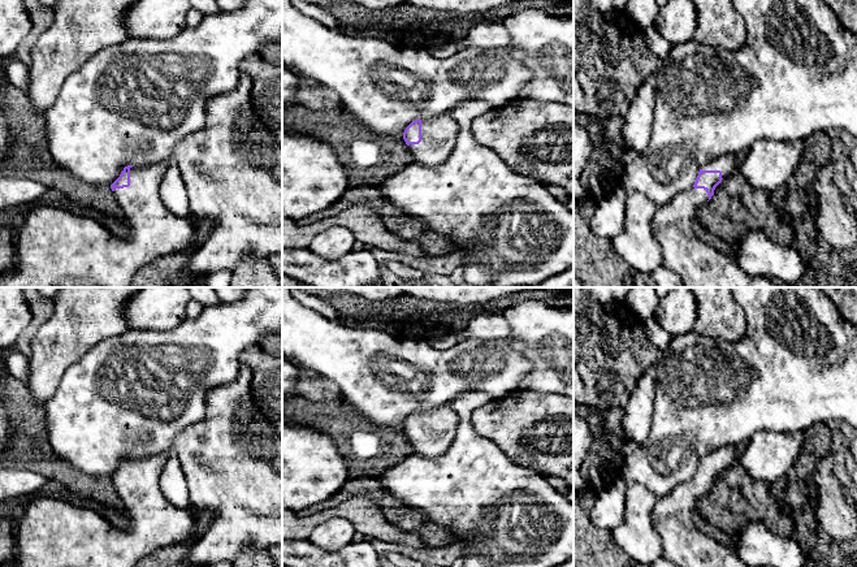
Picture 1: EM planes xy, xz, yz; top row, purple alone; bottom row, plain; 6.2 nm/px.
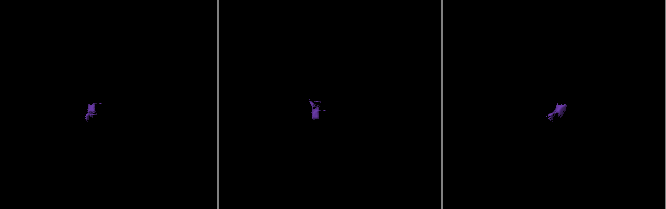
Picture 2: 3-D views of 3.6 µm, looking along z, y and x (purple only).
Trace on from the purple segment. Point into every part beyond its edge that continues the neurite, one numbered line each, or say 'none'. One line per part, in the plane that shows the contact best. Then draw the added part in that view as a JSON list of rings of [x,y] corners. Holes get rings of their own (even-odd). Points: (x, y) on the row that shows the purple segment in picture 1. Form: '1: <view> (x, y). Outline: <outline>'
1: xy (53, 247). Outline: [[[168,157],[144,166],[134,165],[130,168],[130,186],[114,189],[114,198],[129,226],[127,239],[114,237],[94,218],[72,213],[65,208],[30,207],[22,226],[14,231],[16,265],[0,274],[0,287],[131,287],[131,280],[142,267],[183,251],[196,250],[200,244],[195,239],[194,218],[177,216],[160,199],[161,179],[172,164],[173,157]]]

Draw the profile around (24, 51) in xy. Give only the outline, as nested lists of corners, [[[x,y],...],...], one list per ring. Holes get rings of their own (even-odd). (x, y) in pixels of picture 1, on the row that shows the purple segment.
[[[23,0],[23,4],[31,20],[31,30],[10,57],[20,60],[29,66],[31,60],[31,49],[40,34],[52,25],[53,12],[48,8],[43,8],[38,0]]]

